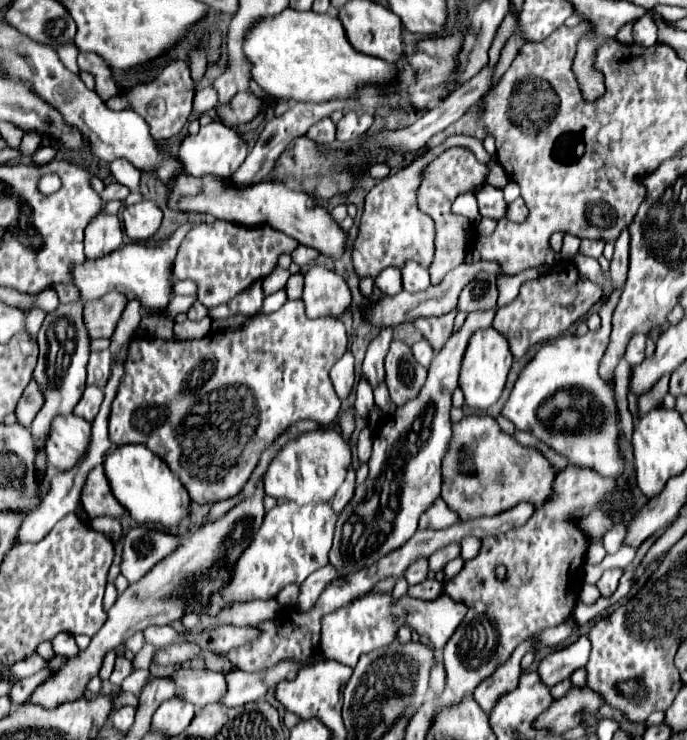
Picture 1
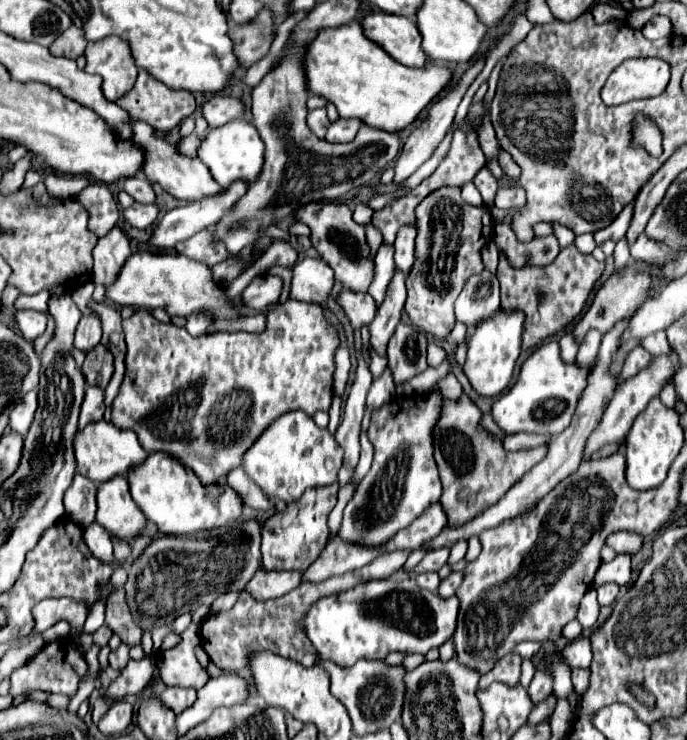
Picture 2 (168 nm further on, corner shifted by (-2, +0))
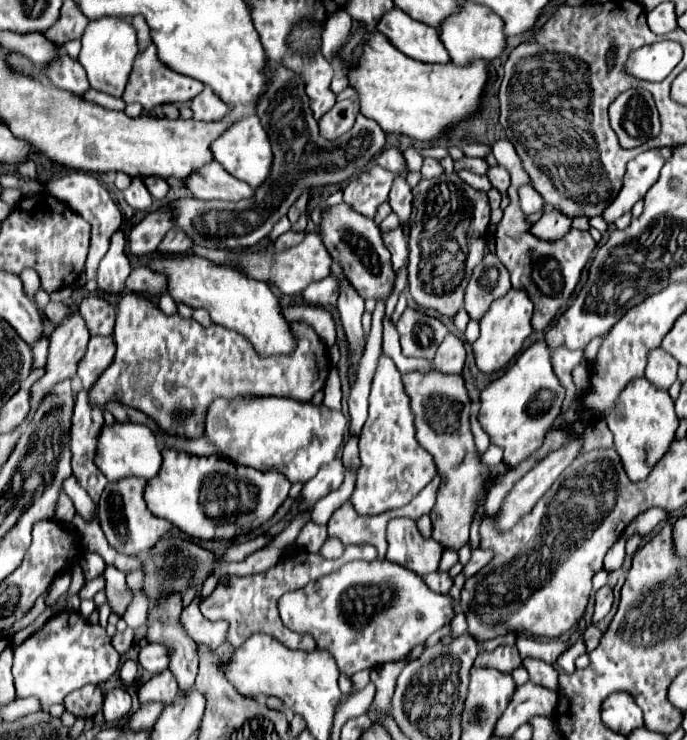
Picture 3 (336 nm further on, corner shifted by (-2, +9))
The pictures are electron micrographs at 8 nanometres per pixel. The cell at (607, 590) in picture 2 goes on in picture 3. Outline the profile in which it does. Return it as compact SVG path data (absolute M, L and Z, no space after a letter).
M603 585L597 593L595 593L595 615L593 615L593 623L601 621L609 609L611 609L611 603L613 603L613 591L609 585Z

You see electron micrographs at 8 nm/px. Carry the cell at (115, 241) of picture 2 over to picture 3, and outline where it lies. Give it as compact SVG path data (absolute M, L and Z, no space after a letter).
M119 229L111 237L111 247L107 255L99 263L97 271L97 285L105 293L123 293L125 291L125 279L131 273L131 263L127 257L127 237Z

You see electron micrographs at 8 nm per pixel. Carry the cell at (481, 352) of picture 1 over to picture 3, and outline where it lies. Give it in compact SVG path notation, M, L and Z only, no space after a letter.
M511 289L507 295L495 299L487 313L481 317L481 337L473 343L473 355L475 355L475 365L481 373L493 375L501 369L507 367L507 363L517 355L517 351L523 347L523 341L531 333L531 313L533 305L527 293Z

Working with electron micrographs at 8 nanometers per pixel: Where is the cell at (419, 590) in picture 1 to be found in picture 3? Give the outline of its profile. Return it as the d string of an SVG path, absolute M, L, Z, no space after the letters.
M477 549L477 551L473 551L469 563L463 567L461 573L463 573L465 577L471 577L471 575L475 575L479 569L483 569L483 565L487 565L489 559L491 559L491 553L487 553L487 551L483 551L483 549Z

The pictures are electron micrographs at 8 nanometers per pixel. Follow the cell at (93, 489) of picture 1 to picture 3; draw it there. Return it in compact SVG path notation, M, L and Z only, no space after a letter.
M125 477L115 483L107 483L99 503L97 503L97 517L99 525L109 541L111 547L115 547L119 553L125 555L141 555L151 545L155 545L163 535L169 533L171 523L165 519L159 519L147 509L147 503L143 499L143 489L145 481L139 477Z

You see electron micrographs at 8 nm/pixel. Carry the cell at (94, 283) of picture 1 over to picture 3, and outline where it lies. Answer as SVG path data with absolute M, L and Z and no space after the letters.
M199 255L157 257L149 259L147 267L167 277L167 293L175 303L185 303L191 309L207 309L213 323L245 335L253 341L259 353L275 355L291 353L291 349L295 349L295 339L291 337L289 323L281 317L277 297L265 283L255 281L231 267L215 265L213 261Z

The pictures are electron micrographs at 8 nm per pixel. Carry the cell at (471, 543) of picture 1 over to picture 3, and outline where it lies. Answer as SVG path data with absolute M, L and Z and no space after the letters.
M445 549L443 551L443 561L439 563L439 571L449 571L457 561L459 561L457 549Z

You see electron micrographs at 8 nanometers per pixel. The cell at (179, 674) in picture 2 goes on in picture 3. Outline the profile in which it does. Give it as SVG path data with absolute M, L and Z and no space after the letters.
M149 643L139 651L139 665L147 673L161 673L169 669L169 649L163 643Z

